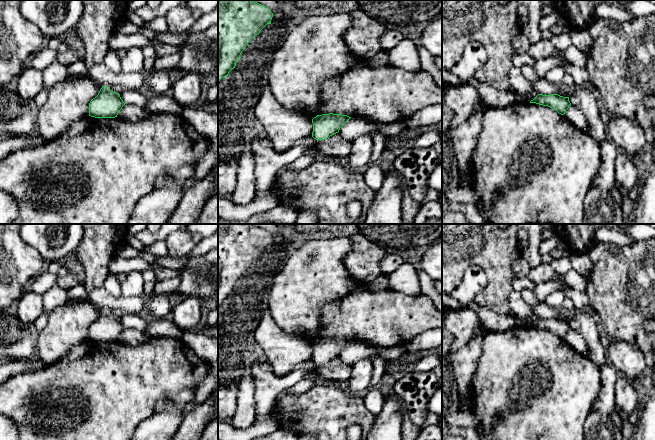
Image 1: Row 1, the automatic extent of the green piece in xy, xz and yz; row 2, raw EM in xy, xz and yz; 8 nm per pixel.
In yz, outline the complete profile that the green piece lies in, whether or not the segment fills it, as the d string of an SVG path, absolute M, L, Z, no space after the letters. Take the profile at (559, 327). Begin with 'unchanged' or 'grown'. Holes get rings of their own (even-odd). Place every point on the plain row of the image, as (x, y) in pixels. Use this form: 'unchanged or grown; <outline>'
unchanged; M538 318L533 324L530 325L530 327L548 330L553 334L556 334L561 339L564 339L566 334L571 329L569 321L563 321L558 318Z

